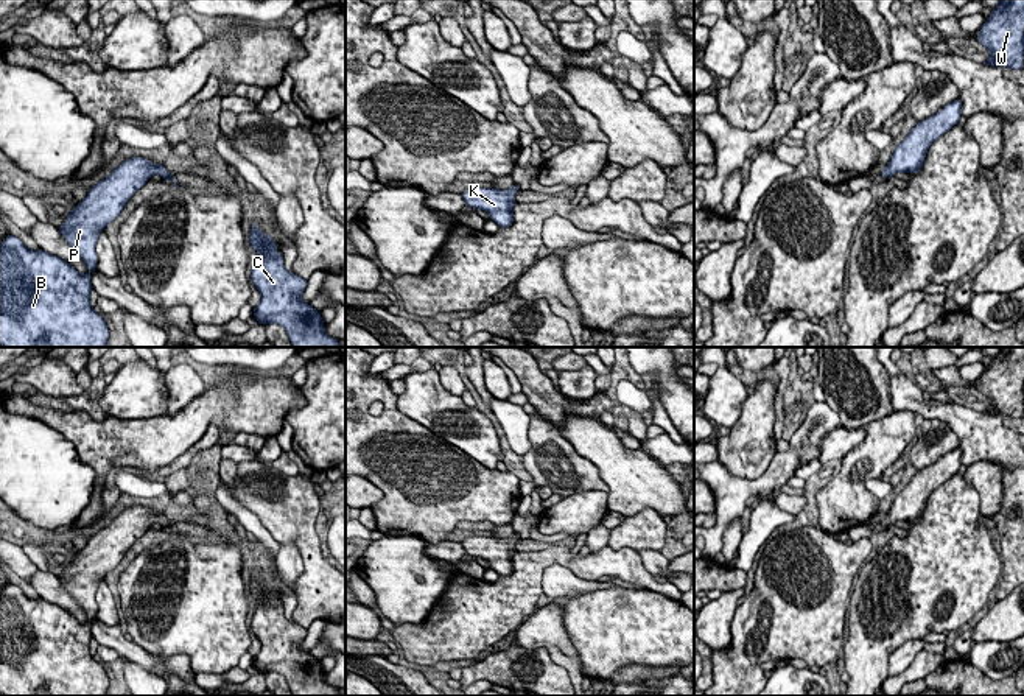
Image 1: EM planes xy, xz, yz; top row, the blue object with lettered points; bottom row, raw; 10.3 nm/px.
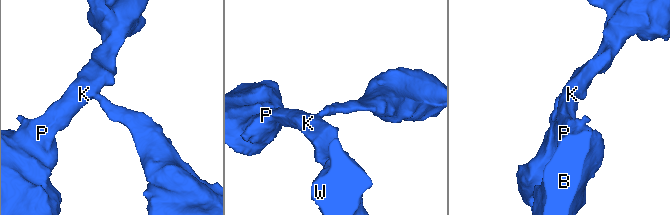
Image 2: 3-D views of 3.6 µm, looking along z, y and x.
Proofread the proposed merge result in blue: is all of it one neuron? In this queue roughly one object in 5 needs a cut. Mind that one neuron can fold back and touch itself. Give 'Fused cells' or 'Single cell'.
Single cell

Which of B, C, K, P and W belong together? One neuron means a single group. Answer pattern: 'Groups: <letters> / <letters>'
Groups: B C K P W

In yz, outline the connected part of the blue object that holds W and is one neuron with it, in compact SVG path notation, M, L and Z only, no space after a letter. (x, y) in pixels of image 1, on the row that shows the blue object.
M999 0L976 39L988 53L987 65L1024 69L1024 0Z

